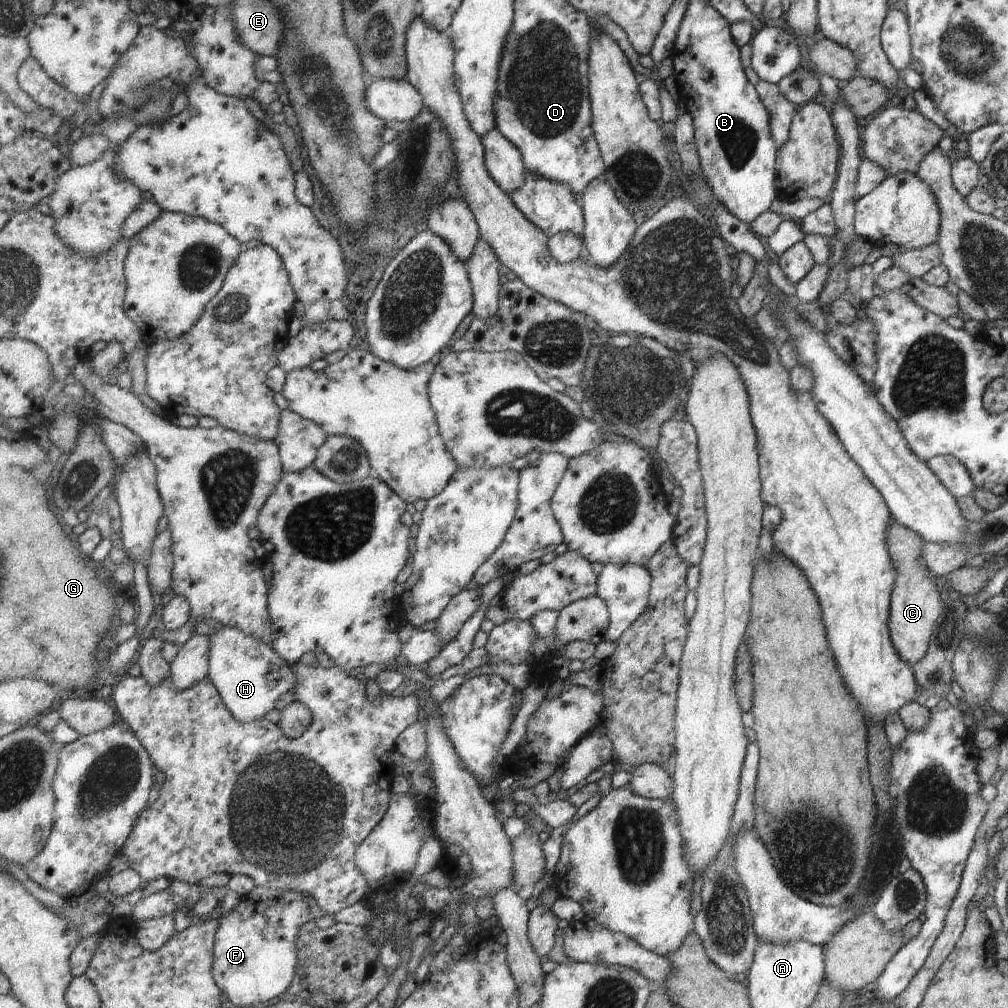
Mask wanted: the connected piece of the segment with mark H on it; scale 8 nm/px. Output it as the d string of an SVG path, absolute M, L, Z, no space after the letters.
M227 626L212 636L209 677L222 694L225 706L242 723L265 718L277 708L280 697L297 684L293 667L275 649L237 627Z

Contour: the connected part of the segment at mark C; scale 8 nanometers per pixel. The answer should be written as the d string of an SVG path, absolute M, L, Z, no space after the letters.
M891 518L886 524L884 542L895 571L887 619L889 638L901 660L911 666L926 653L935 619L943 612L943 603L933 580L934 574L926 569L922 559L924 540Z

